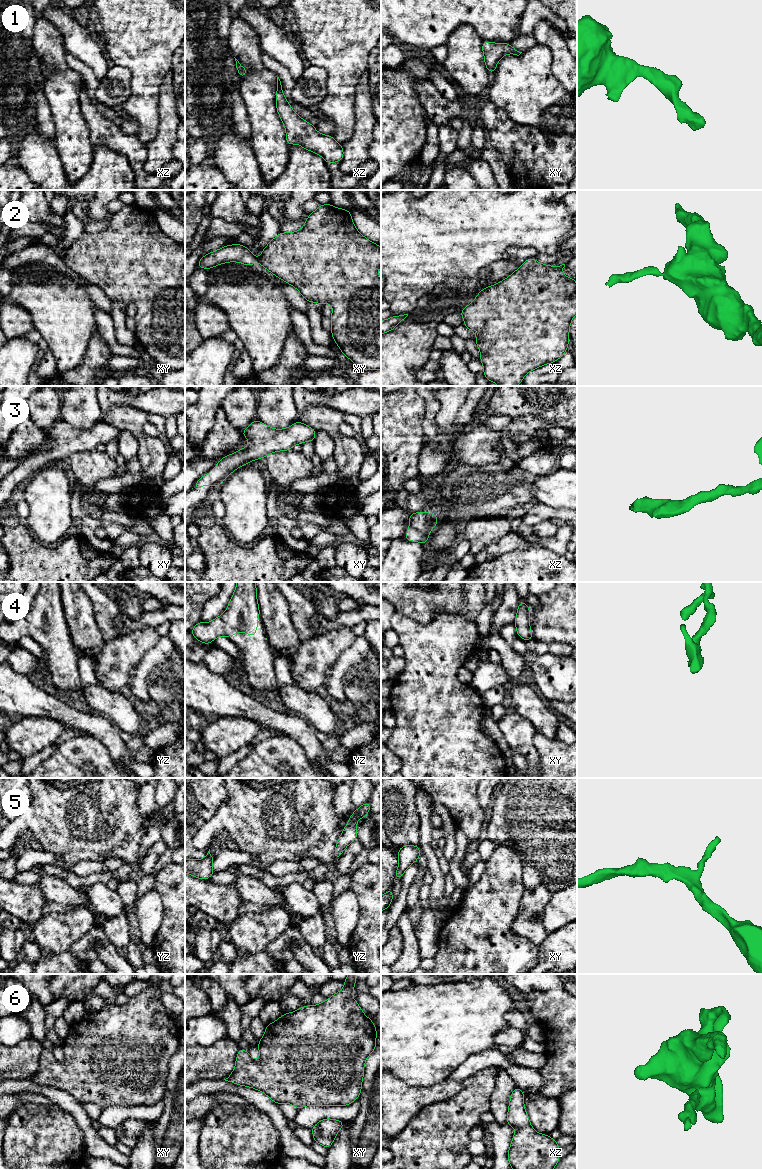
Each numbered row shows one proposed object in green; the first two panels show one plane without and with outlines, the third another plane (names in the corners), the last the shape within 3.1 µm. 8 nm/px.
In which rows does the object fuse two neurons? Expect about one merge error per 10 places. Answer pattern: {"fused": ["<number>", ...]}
{"fused": ["2"]}

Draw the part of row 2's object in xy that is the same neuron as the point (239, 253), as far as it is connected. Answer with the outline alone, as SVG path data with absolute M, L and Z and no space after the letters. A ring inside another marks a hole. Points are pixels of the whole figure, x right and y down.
M232 244L204 255L199 260L196 268L212 269L227 262L239 262L251 266L255 263L260 263L260 260L246 246Z

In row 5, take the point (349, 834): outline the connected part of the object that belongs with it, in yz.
M366 801L362 806L356 809L348 819L348 822L338 838L337 845L334 850L334 859L338 860L344 849L357 839L358 827L356 821L365 817L371 810L370 802Z

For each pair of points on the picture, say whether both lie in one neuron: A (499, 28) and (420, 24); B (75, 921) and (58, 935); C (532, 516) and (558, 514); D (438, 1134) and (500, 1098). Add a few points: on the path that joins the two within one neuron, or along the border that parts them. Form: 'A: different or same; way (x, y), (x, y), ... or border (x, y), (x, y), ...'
A: same; way (479, 17), (440, 17)
B: same; way (71, 925), (62, 931)
C: same; way (538, 514), (552, 514)
D: different; border (496, 1081), (490, 1095), (489, 1110)

